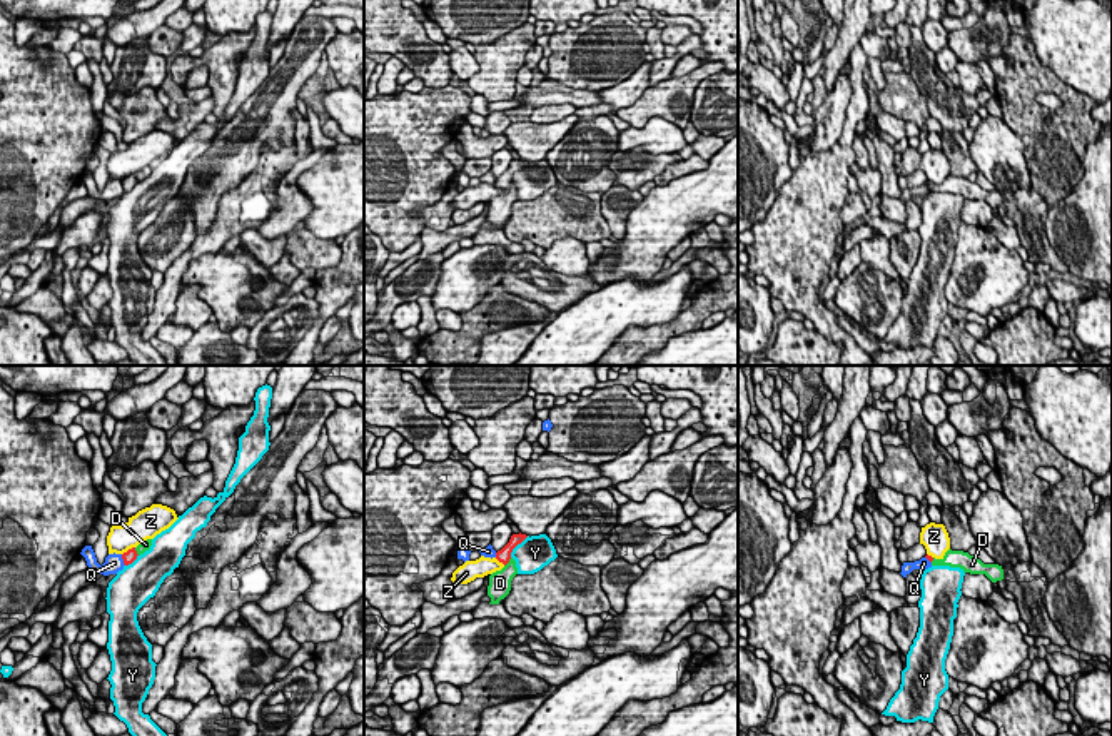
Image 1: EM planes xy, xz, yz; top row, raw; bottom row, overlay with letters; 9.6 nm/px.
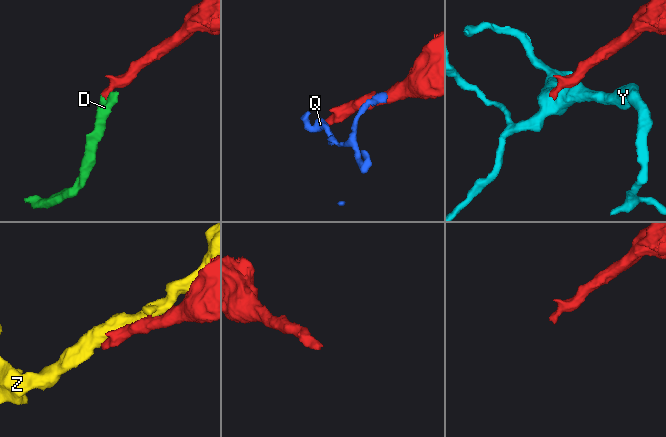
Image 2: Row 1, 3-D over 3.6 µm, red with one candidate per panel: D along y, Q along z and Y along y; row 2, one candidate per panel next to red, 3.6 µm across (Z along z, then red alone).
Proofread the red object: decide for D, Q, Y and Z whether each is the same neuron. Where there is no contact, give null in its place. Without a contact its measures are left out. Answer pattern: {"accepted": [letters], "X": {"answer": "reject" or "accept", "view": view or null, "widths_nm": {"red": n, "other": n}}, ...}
{"accepted": ["D"], "D": {"answer": "accept", "view": "xz", "widths_nm": {"red": 130, "other": 220}}, "Q": {"answer": "reject", "view": "xy", "widths_nm": {"red": 120, "other": 190}}, "Y": {"answer": "reject", "view": "xz", "widths_nm": {"red": 130, "other": 320}}, "Z": {"answer": "reject", "view": "xy", "widths_nm": {"red": 120, "other": 260}}}

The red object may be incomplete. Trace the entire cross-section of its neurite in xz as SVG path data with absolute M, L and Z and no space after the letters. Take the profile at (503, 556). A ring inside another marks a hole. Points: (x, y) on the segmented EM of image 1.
M513 534L509 542L496 552L496 559L504 564L501 571L496 571L489 576L488 596L491 597L489 604L499 604L511 591L511 581L518 574L516 561L511 557L513 549L521 544L528 536Z

